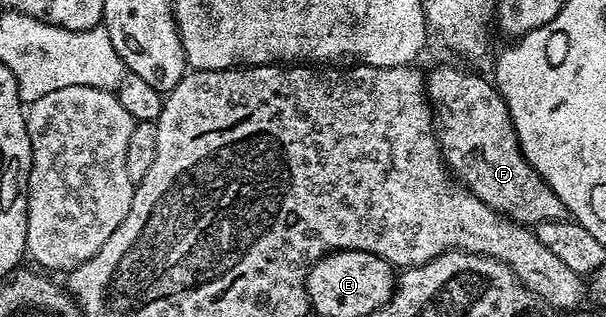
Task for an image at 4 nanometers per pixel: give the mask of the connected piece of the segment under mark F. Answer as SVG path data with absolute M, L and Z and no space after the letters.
M437 66L433 71L428 71L429 105L433 107L437 143L441 146L441 156L446 166L462 186L467 187L479 200L483 200L483 204L505 218L510 218L512 222L536 228L540 222L562 221L567 214L563 200L523 156L507 104L496 85L488 77L485 78L480 78L469 70L460 70L457 66Z

